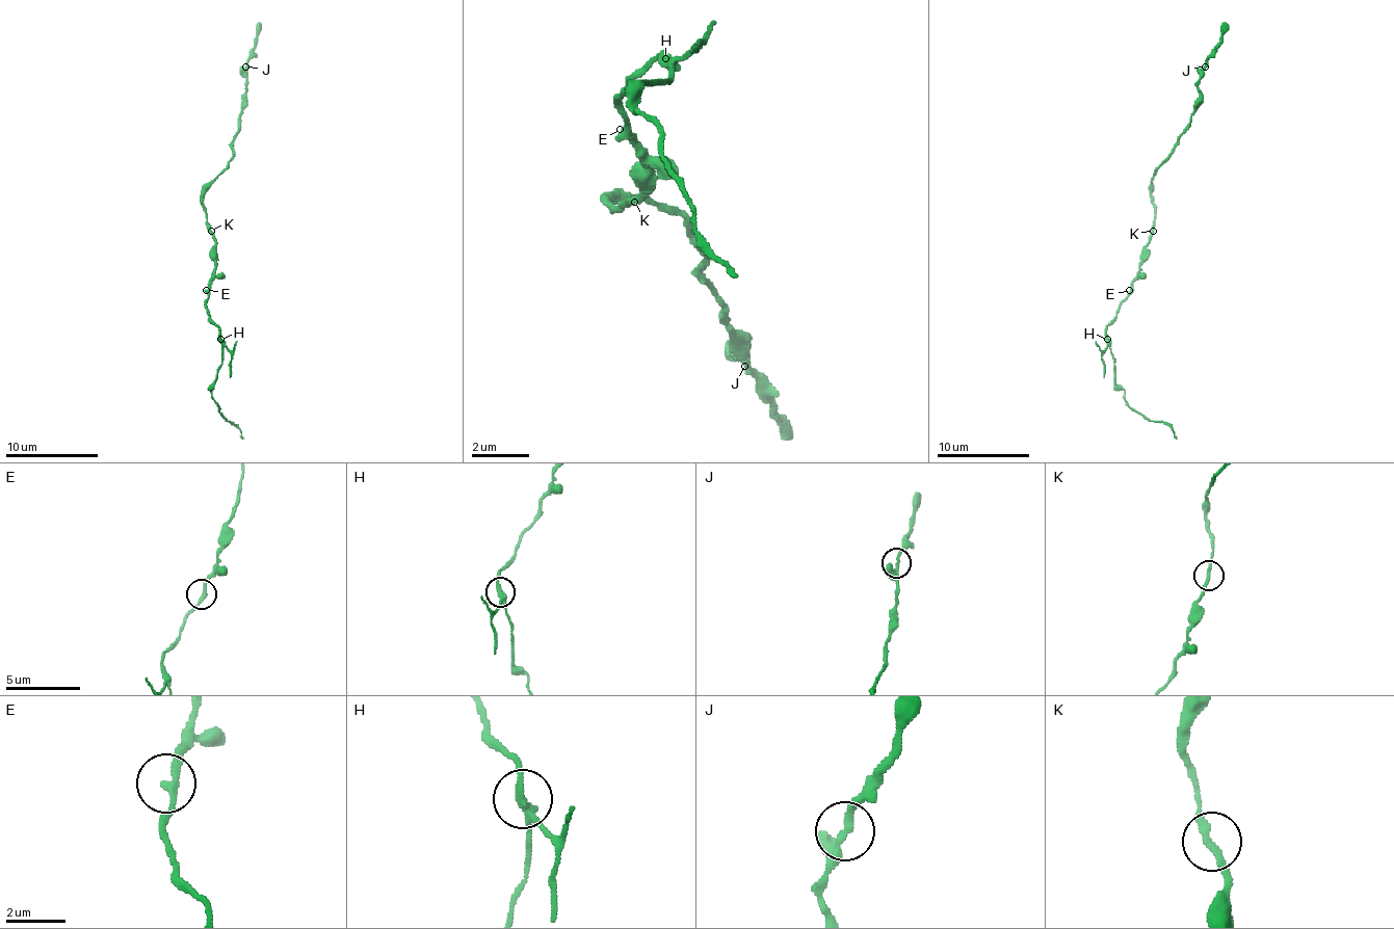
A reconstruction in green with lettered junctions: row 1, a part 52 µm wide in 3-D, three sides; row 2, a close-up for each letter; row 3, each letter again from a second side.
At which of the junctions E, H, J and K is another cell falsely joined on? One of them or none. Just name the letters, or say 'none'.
H

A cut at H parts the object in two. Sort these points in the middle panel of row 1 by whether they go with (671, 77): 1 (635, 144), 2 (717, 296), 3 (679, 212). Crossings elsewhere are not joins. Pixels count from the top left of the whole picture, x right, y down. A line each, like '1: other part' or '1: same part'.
1: other part
2: other part
3: other part

